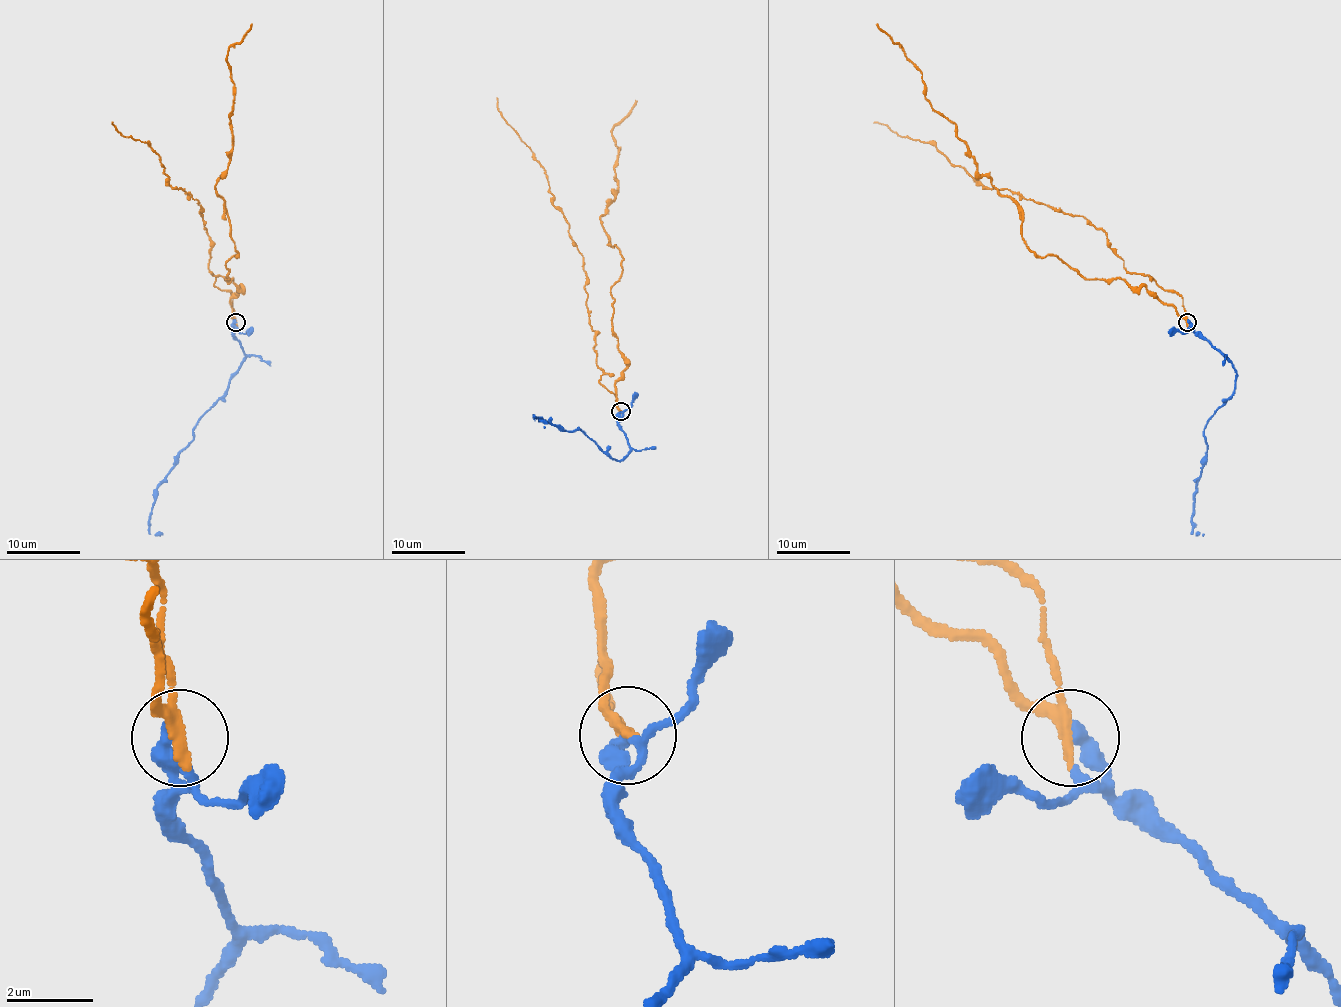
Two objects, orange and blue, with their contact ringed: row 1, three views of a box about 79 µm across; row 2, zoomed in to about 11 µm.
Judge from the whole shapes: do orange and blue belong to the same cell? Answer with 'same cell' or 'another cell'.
same cell

